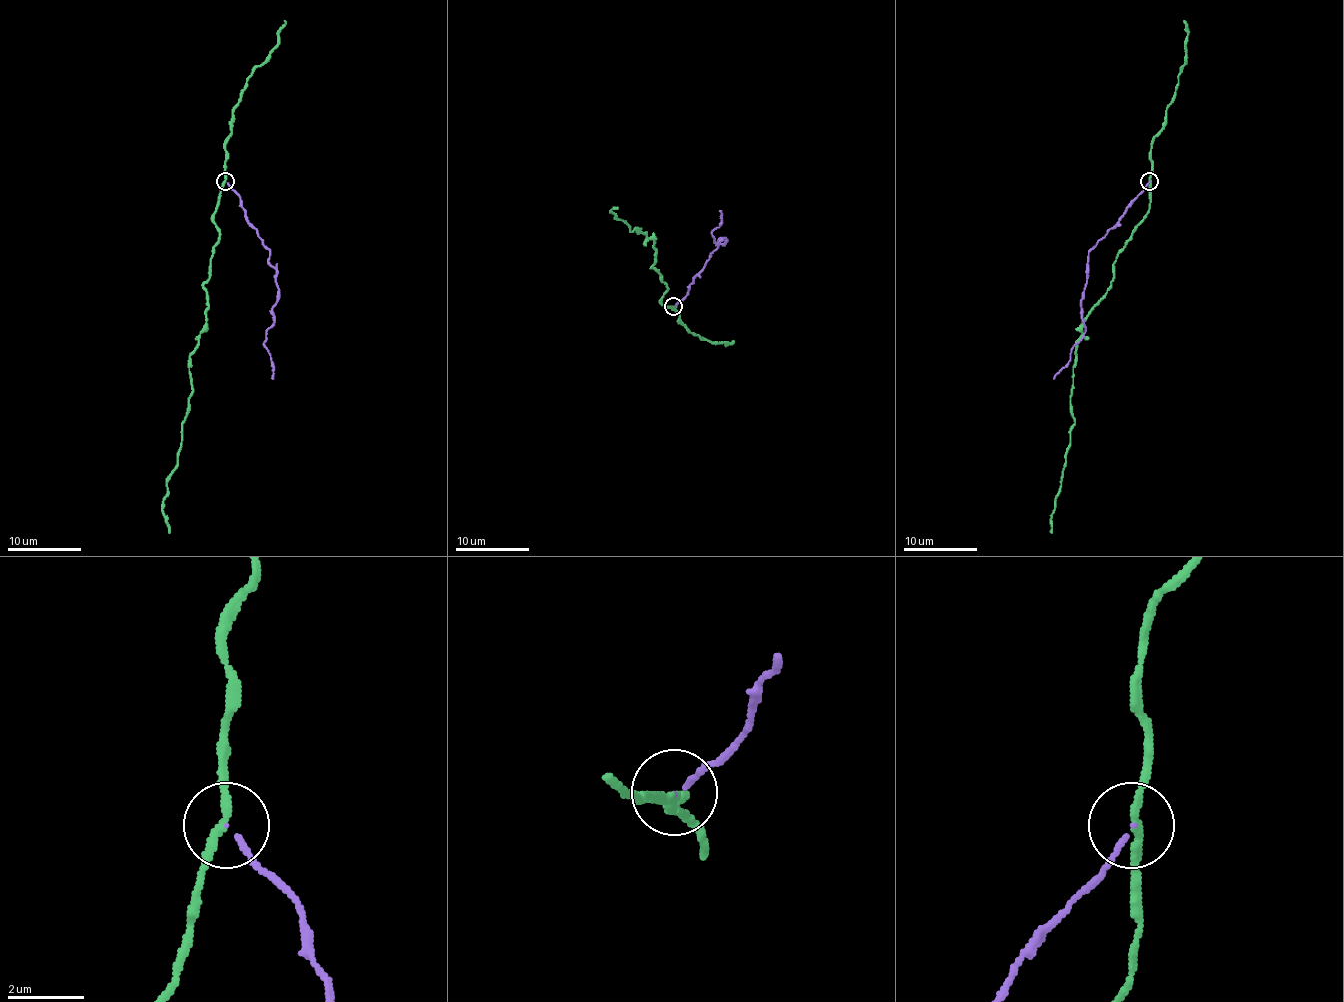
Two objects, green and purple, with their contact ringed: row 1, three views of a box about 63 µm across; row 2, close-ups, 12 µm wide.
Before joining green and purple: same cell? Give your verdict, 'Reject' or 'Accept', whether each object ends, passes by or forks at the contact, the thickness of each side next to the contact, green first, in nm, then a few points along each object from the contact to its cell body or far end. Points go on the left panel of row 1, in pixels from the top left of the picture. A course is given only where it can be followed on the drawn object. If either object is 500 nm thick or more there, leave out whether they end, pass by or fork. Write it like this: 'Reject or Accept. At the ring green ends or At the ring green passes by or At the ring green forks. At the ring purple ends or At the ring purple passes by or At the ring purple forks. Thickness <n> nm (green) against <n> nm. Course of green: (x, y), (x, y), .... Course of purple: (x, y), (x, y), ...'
Reject. At the ring green passes by. At the ring purple ends. Thickness 190 nm (green) against 110 nm. Course of green: (226, 180), (213, 217), (218, 241), (204, 288), (206, 327), (189, 356), (189, 411), (164, 497), (169, 532). Course of purple: (226, 180), (275, 270), (277, 303), (264, 345), (272, 378)

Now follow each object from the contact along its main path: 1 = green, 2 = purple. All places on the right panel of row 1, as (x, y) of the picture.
1: (1149, 180), (1149, 211), (1113, 265), (1111, 288), (1092, 309), (1076, 342), (1074, 417), (1052, 532)
2: (1149, 180), (1122, 217), (1089, 252), (1081, 303), (1085, 332), (1074, 345), (1069, 362), (1054, 378)

